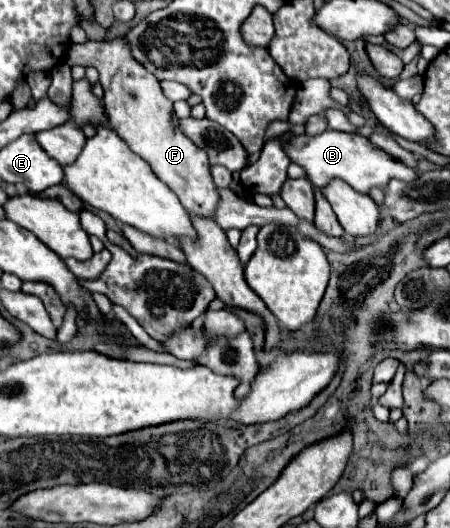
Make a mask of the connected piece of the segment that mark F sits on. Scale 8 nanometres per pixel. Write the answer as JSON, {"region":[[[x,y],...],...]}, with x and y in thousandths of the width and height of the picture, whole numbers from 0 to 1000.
{"region":[[[276,72],[156,83],[142,117],[151,125],[209,125],[222,136],[244,242],[293,288],[311,292],[311,299],[333,311],[338,326],[400,375],[422,409],[471,413],[471,398],[480,398],[480,352],[467,333],[462,295],[400,246],[400,223],[387,216],[387,197],[364,182],[347,144],[329,140],[329,133],[284,102]]]}

